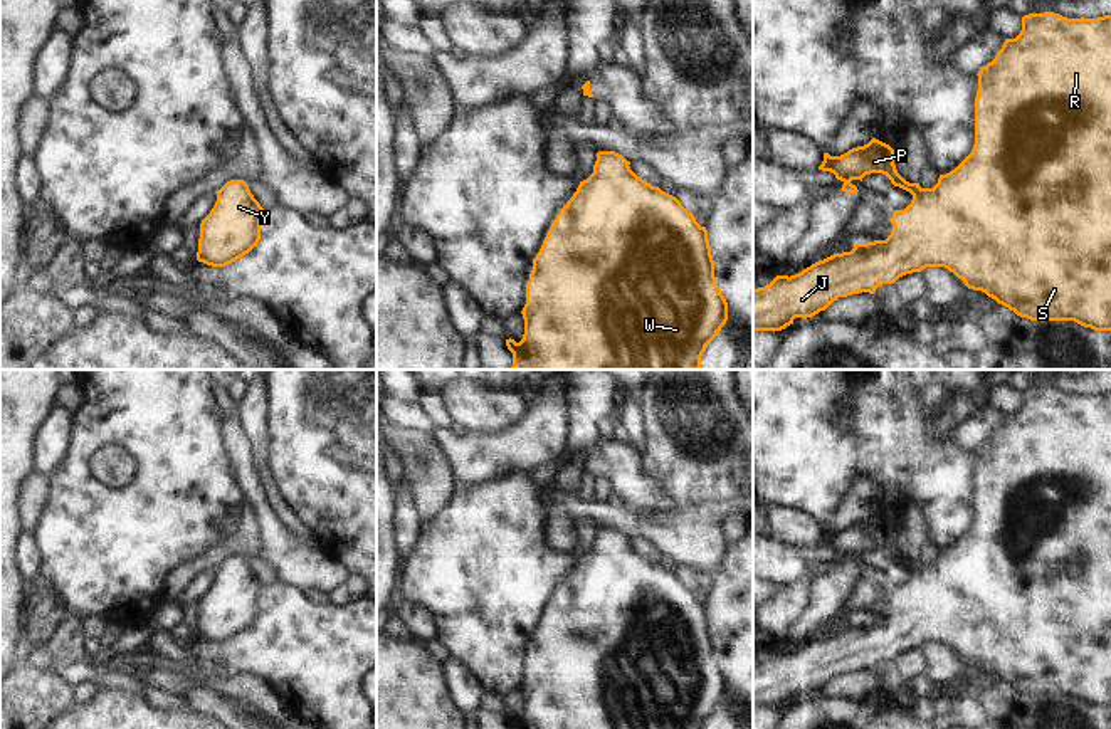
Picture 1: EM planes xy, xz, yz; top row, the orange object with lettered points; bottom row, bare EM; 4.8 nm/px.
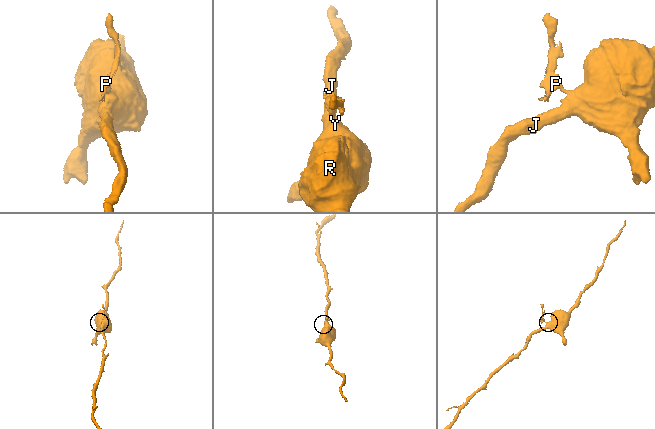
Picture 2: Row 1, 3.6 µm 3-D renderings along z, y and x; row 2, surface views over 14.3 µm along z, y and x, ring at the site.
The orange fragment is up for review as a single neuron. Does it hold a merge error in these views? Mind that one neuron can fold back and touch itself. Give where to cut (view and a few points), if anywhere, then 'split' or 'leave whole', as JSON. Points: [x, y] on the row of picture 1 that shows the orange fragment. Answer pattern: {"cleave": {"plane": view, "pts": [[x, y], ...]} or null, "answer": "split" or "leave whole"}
{"cleave": null, "answer": "leave whole"}

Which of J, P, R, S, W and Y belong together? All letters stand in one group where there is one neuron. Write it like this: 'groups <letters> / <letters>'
groups J P R S W Y

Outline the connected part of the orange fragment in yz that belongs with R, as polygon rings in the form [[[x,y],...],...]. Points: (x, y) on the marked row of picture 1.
[[[1054,12],[1024,15],[1020,34],[1015,39],[1005,39],[995,59],[983,66],[977,76],[978,91],[975,97],[973,149],[955,170],[940,175],[933,188],[921,188],[919,183],[906,181],[896,170],[894,149],[876,138],[840,156],[824,153],[824,161],[819,170],[834,173],[835,178],[844,183],[842,191],[857,193],[859,190],[850,183],[852,180],[862,181],[866,175],[882,173],[894,186],[909,191],[913,200],[904,210],[894,210],[889,218],[894,227],[886,240],[856,244],[850,252],[834,254],[795,275],[777,275],[765,287],[753,289],[753,333],[782,331],[793,324],[795,317],[812,317],[825,311],[839,297],[859,292],[874,294],[879,286],[894,284],[899,277],[921,272],[926,267],[948,269],[961,279],[968,289],[985,292],[1020,317],[1030,321],[1074,321],[1094,331],[1111,331],[1111,15],[1098,18],[1067,18]]]

